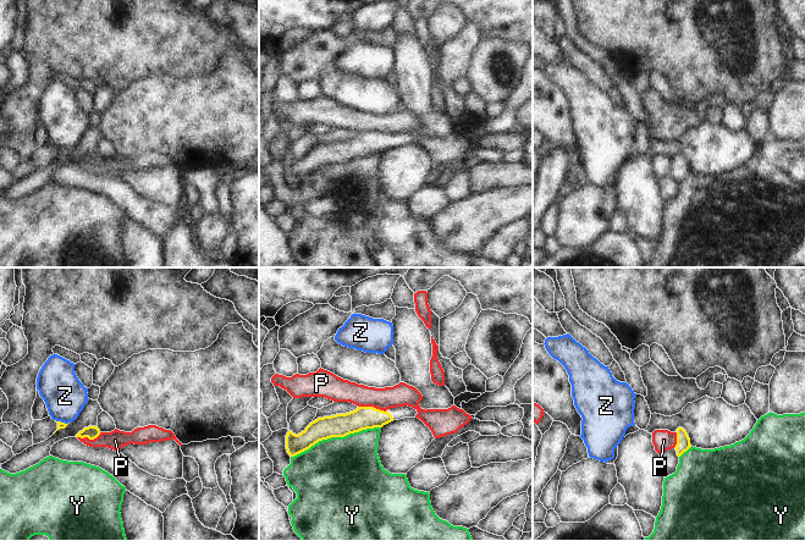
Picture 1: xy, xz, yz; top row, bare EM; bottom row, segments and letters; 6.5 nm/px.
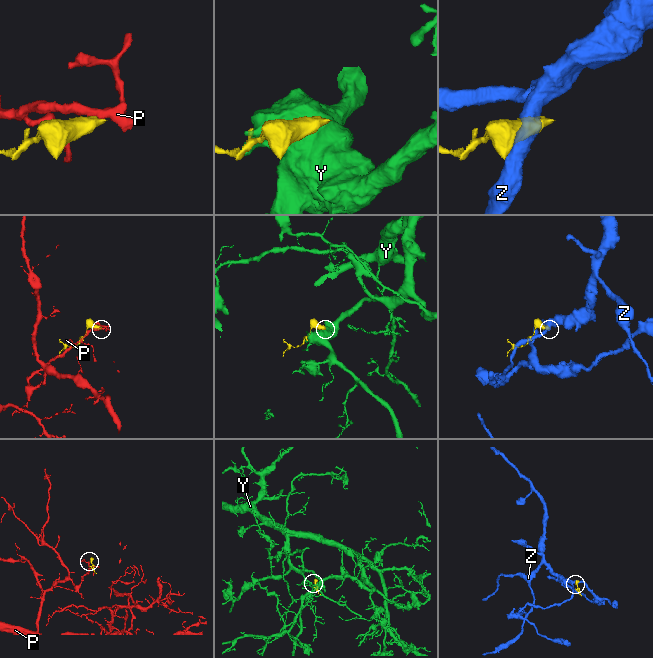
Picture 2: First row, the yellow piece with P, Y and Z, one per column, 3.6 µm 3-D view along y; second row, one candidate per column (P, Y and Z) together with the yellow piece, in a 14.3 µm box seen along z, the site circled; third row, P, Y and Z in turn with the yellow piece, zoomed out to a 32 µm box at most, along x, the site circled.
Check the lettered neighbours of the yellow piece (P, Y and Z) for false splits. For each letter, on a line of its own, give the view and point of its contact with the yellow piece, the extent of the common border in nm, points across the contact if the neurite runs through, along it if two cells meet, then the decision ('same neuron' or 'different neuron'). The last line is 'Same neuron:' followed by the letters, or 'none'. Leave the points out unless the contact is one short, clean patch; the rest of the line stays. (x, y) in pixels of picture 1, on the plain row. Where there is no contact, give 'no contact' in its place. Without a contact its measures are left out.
P: xz (373, 133) | 190 nm | along xz (358, 132), (373, 132), (386, 137) | different neuron
Y: xz (335, 163) | 650 nm | different neuron
Z: xy (62, 149) | 100 nm | different neuron
Same neuron: none

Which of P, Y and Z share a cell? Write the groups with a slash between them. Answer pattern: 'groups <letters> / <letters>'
groups P / Y / Z

